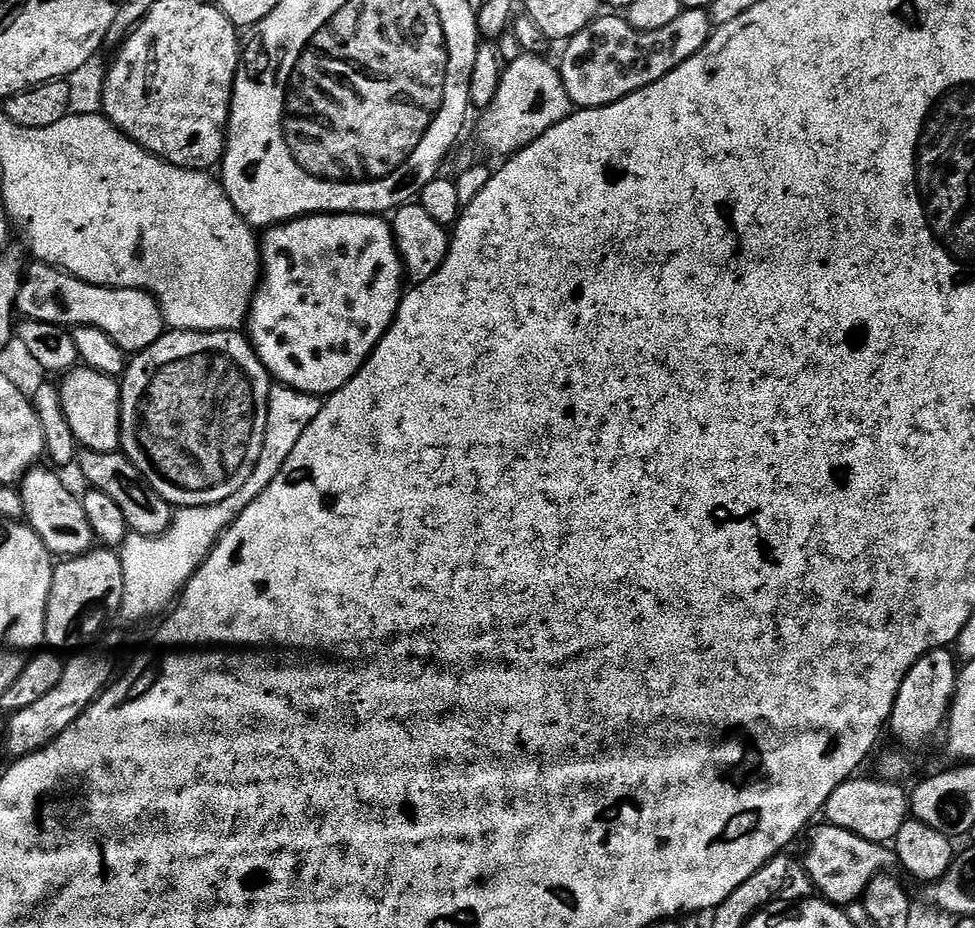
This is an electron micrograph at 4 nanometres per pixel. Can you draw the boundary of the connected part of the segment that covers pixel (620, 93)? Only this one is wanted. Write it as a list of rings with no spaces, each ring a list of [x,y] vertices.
[[[684,8],[678,14],[678,18],[653,32],[639,32],[628,23],[627,19],[620,14],[601,14],[592,21],[586,30],[574,34],[572,39],[563,45],[564,57],[558,60],[560,77],[566,86],[566,94],[572,99],[577,109],[601,108],[607,104],[618,102],[670,74],[670,70],[678,70],[686,58],[694,58],[702,46],[712,37],[714,25],[711,15],[702,8]]]

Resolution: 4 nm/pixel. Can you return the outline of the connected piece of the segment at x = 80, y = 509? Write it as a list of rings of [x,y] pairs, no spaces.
[[[37,466],[31,468],[19,481],[18,487],[26,522],[42,538],[48,551],[56,558],[71,558],[90,552],[94,547],[94,537],[90,530],[90,522],[86,522],[83,499],[75,496],[66,485],[60,481],[60,476],[51,467]]]

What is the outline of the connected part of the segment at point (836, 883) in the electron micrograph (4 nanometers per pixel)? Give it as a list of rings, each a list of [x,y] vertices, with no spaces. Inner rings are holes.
[[[827,822],[821,824],[821,828],[811,829],[813,832],[808,840],[808,849],[802,855],[802,863],[810,874],[813,889],[830,904],[847,906],[857,903],[863,897],[866,886],[870,886],[876,876],[891,869],[888,867],[894,864],[893,849]]]

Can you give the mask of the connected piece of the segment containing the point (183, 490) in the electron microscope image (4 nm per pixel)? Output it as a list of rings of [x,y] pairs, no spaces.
[[[165,331],[158,342],[151,344],[146,350],[135,353],[127,361],[120,386],[120,448],[124,457],[130,461],[144,476],[144,480],[158,493],[162,499],[176,508],[193,508],[222,502],[222,498],[230,498],[234,490],[242,490],[246,486],[246,478],[250,478],[250,470],[254,470],[254,462],[258,462],[258,454],[262,454],[262,438],[266,434],[266,410],[268,409],[268,392],[273,386],[268,371],[252,349],[252,342],[247,335],[235,332],[178,332]]]

